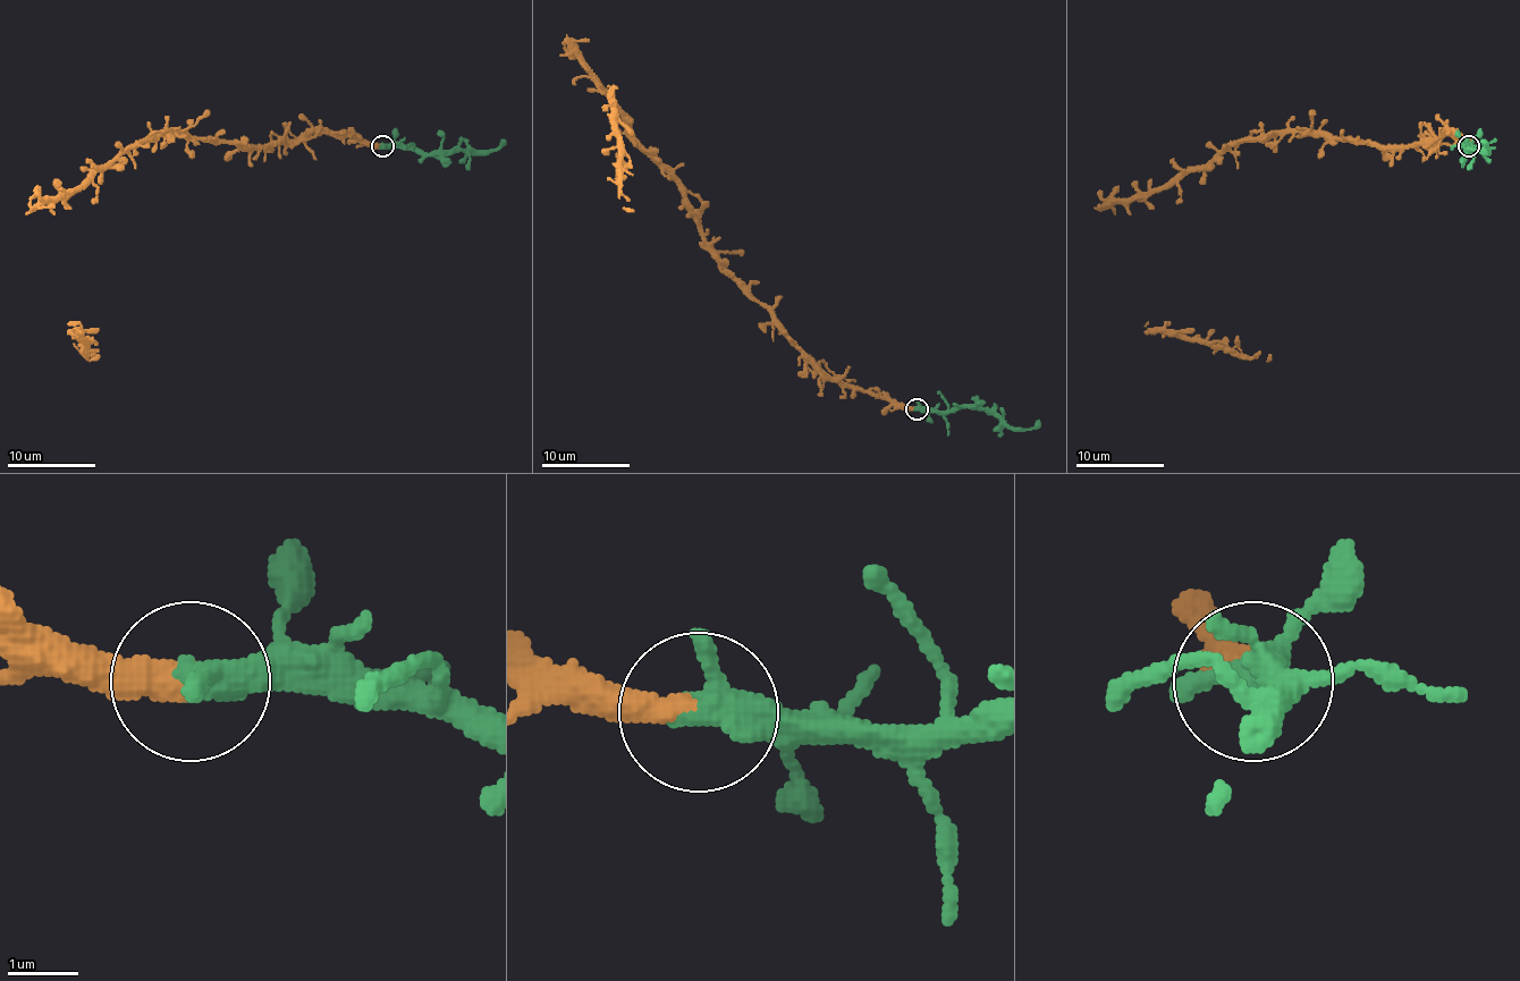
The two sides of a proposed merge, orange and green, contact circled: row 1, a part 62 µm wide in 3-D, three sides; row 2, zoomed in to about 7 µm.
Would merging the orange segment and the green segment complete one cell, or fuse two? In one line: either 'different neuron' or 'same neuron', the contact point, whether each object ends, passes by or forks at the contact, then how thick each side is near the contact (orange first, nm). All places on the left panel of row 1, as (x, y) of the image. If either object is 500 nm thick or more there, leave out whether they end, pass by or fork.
same neuron; place (382, 146); orange ends; green passes by; calibres 460 and 400 nm

